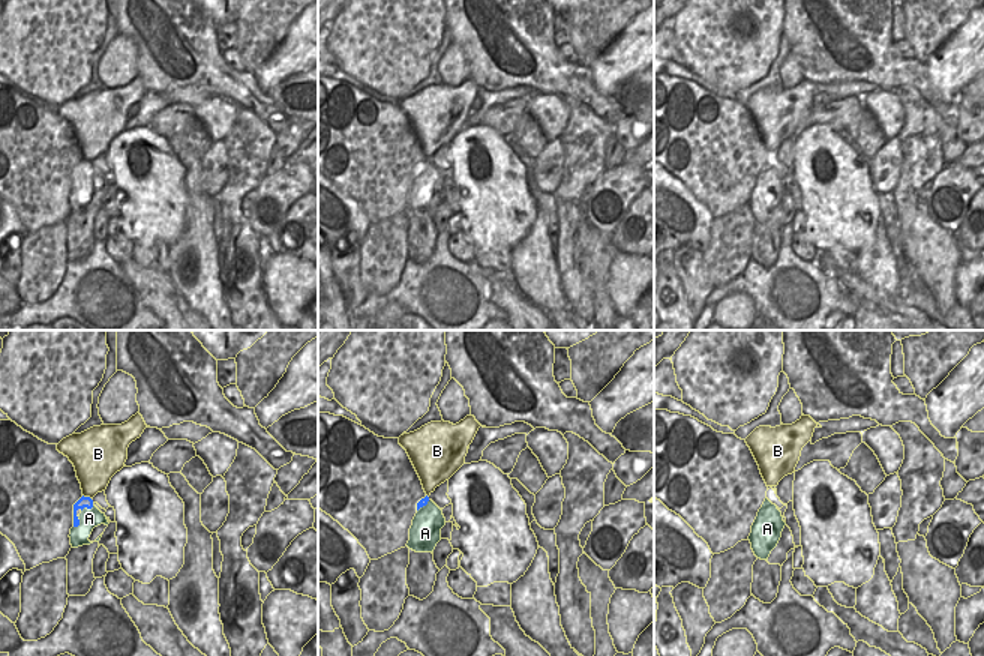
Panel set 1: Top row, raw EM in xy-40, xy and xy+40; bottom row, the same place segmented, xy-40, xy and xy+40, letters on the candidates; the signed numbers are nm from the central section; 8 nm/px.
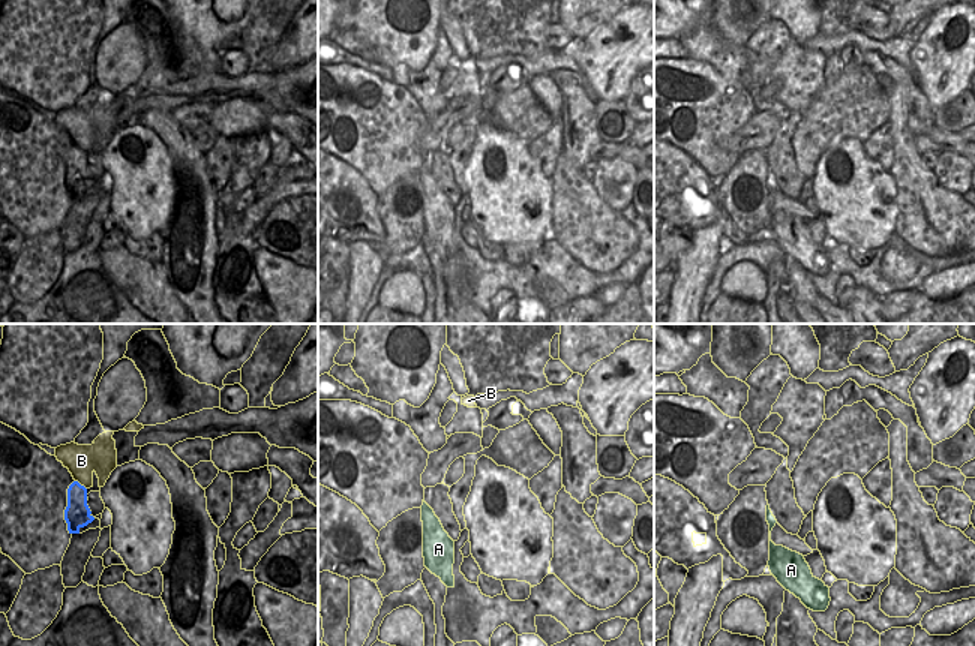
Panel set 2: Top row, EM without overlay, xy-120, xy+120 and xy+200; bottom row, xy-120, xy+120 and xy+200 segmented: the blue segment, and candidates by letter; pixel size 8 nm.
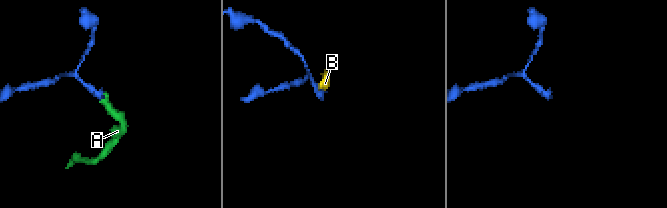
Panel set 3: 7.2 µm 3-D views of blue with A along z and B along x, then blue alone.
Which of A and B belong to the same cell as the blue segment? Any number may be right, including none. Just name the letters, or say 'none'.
A

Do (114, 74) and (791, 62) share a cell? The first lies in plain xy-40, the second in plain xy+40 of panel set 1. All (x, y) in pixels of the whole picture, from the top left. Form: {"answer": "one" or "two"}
{"answer": "one"}

